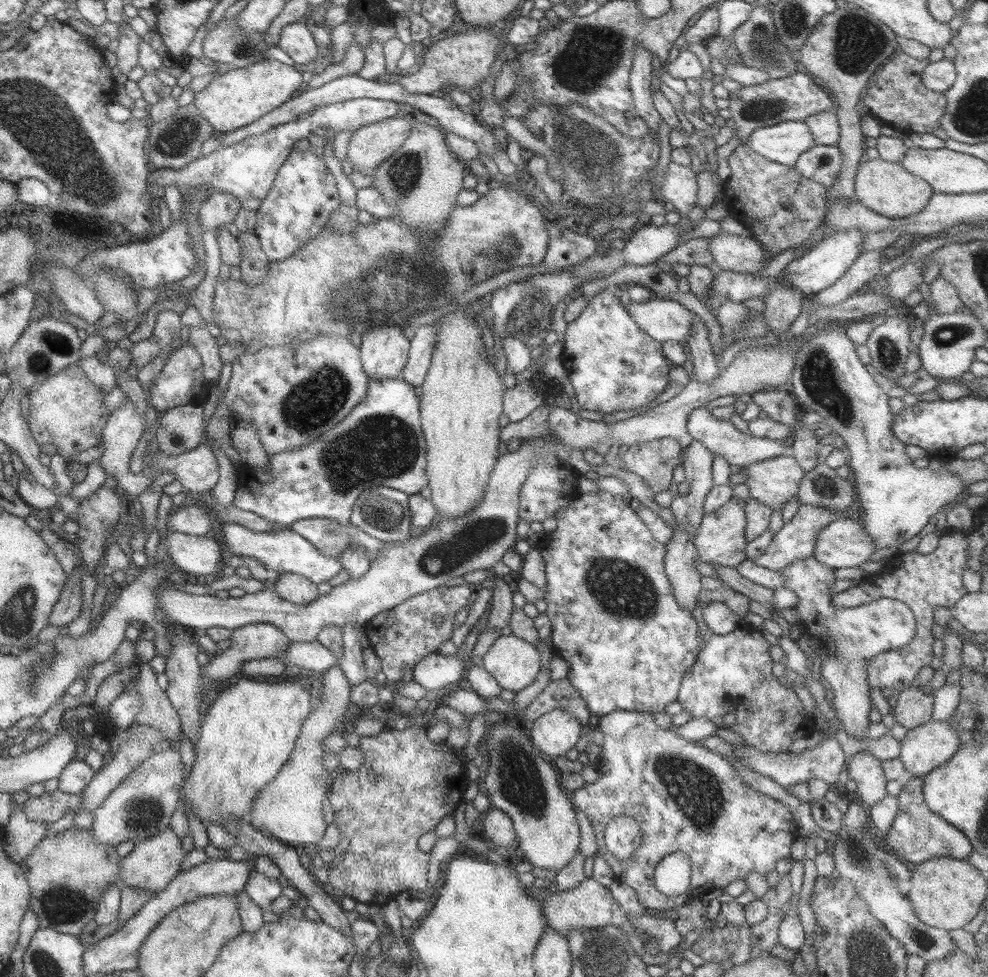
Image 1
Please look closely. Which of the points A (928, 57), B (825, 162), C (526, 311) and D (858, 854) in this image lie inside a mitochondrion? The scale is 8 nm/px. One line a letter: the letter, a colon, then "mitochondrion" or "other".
A: other
B: mitochondrion
C: mitochondrion
D: mitochondrion

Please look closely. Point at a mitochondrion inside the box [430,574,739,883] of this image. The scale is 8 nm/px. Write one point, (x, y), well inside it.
(691, 786)

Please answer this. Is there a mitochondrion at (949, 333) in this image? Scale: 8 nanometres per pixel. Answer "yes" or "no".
yes

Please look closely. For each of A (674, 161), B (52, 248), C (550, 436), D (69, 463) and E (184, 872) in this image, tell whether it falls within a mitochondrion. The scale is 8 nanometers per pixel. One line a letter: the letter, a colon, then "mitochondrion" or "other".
A: other
B: other
C: other
D: other
E: other

